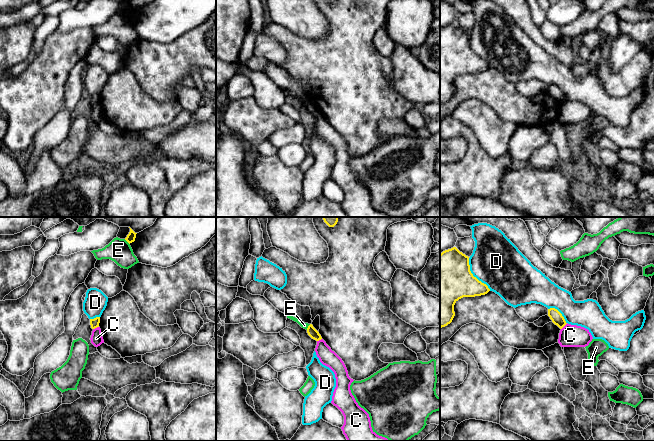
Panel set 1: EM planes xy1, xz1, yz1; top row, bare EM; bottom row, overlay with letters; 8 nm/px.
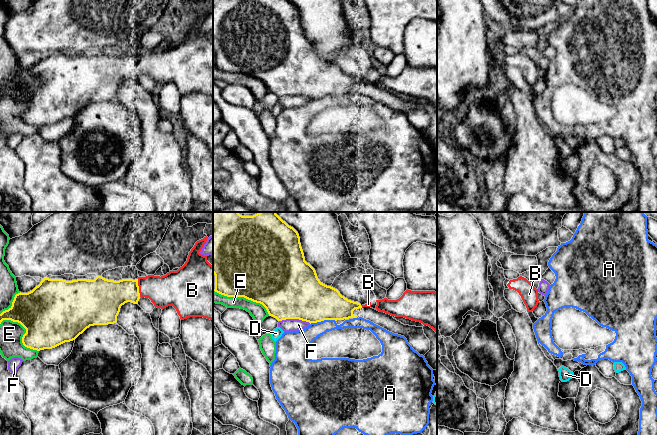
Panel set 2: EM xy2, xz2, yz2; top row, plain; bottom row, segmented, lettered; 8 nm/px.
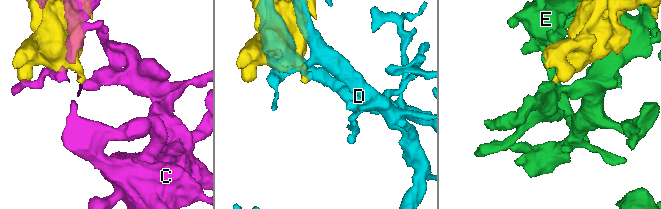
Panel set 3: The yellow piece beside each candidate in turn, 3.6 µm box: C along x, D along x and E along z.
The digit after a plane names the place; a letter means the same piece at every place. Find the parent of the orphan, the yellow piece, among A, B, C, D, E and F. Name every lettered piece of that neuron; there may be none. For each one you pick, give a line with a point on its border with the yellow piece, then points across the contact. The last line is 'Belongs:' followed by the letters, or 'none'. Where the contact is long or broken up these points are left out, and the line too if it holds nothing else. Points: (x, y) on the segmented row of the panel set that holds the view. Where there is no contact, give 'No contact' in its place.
B: Touches yellow at xy2 (138, 288)
Belongs: B

